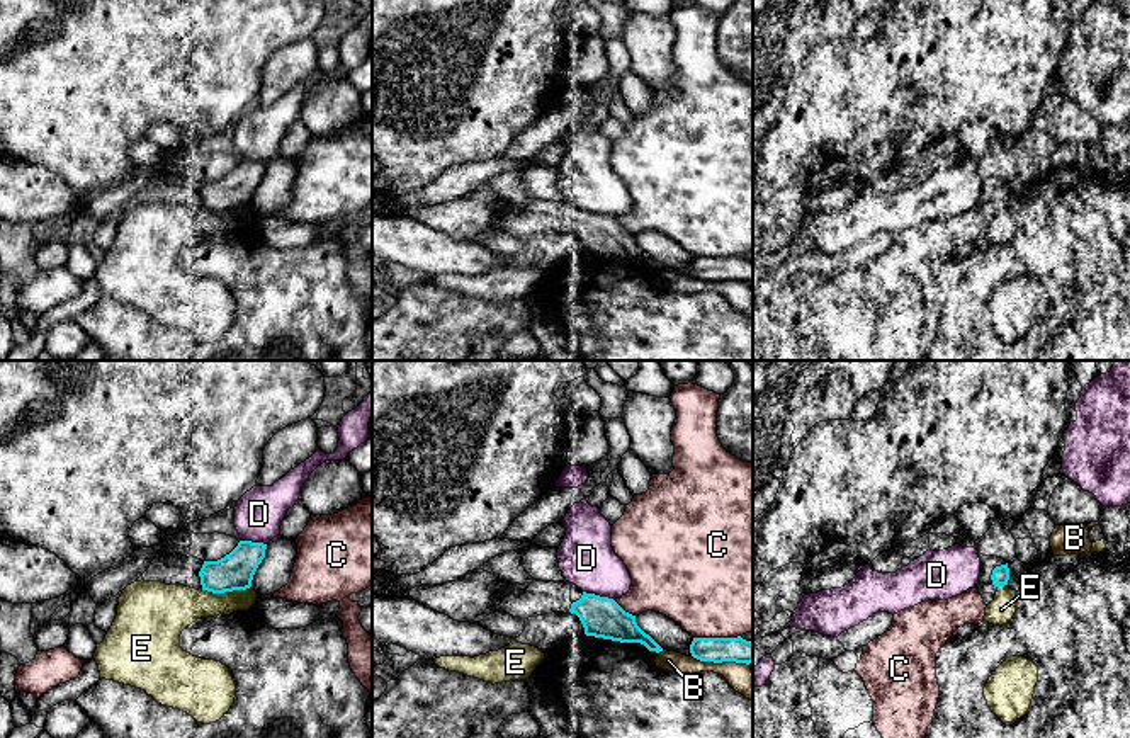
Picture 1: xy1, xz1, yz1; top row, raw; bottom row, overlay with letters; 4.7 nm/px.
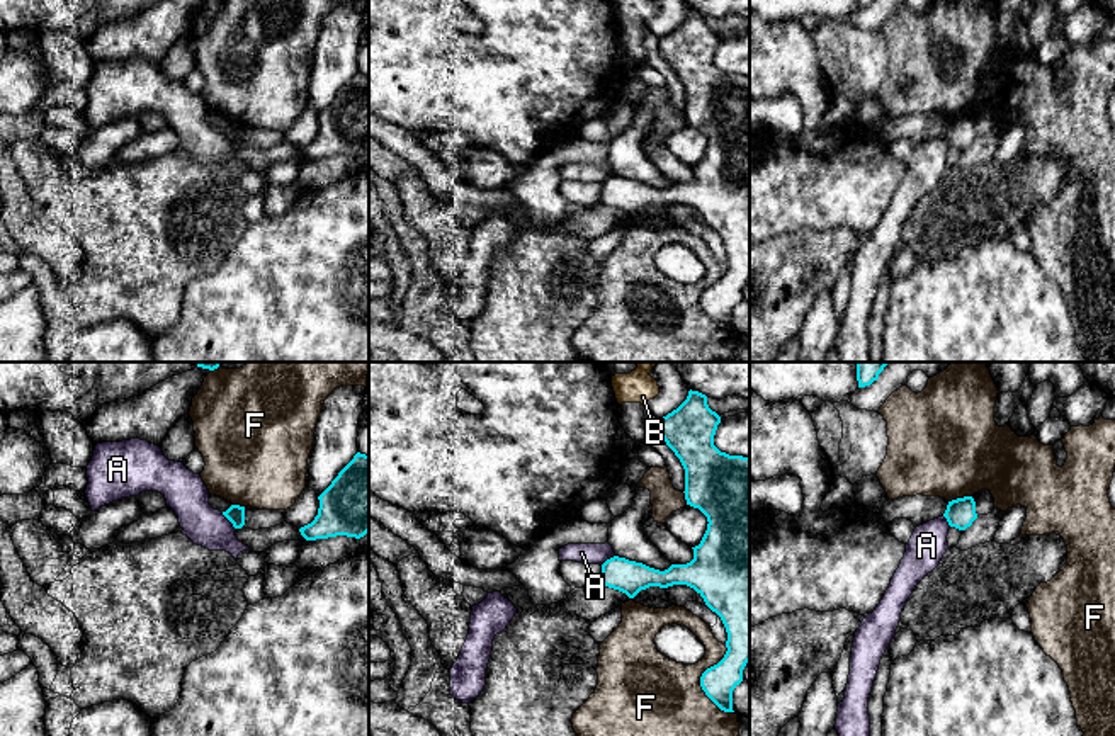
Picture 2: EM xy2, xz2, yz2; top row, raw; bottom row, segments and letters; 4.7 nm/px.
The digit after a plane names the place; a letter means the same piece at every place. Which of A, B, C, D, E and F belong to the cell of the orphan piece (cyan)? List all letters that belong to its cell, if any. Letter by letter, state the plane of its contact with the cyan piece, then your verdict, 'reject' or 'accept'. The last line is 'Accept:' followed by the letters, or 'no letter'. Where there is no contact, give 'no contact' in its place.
A: contact in xy2; reject
B: contact in xz1; reject
C: contact in xz1; reject
D: contact in xz1; reject
E: contact in xy1; reject
F: contact in xz2; reject
Accept: no letter

